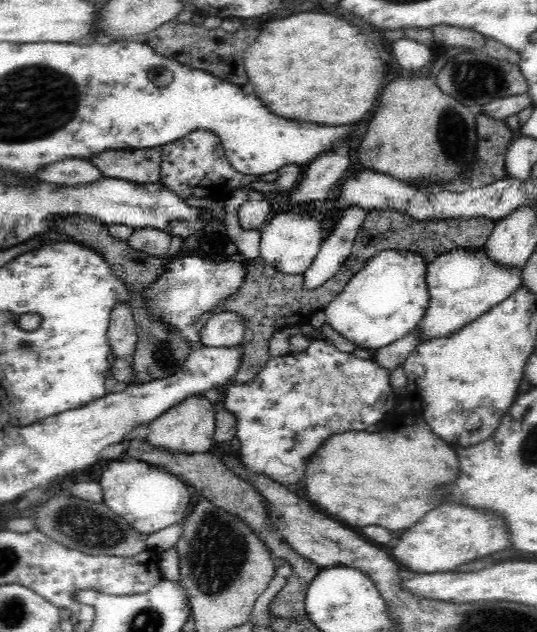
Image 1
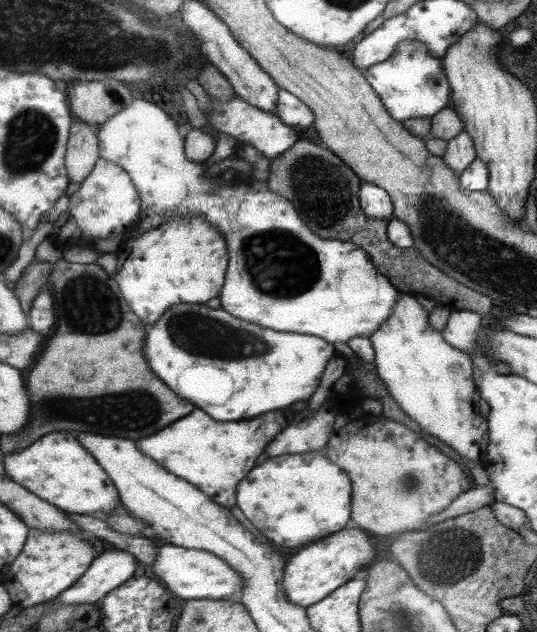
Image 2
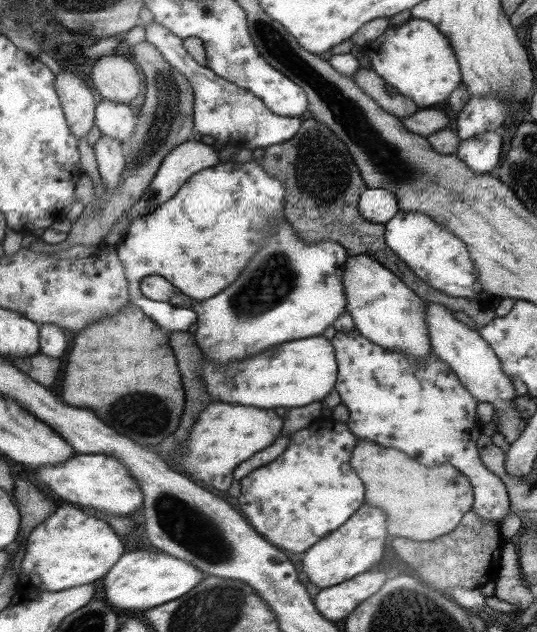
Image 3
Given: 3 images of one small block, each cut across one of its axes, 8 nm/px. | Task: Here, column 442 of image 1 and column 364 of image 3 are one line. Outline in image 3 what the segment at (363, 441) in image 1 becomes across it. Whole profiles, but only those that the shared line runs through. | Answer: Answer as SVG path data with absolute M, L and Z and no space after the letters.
M357 440L351 468L363 480L365 504L377 506L387 514L387 532L393 538L419 544L433 542L453 532L473 506L471 482L449 462L441 466L421 466L397 448L383 448L375 442Z

